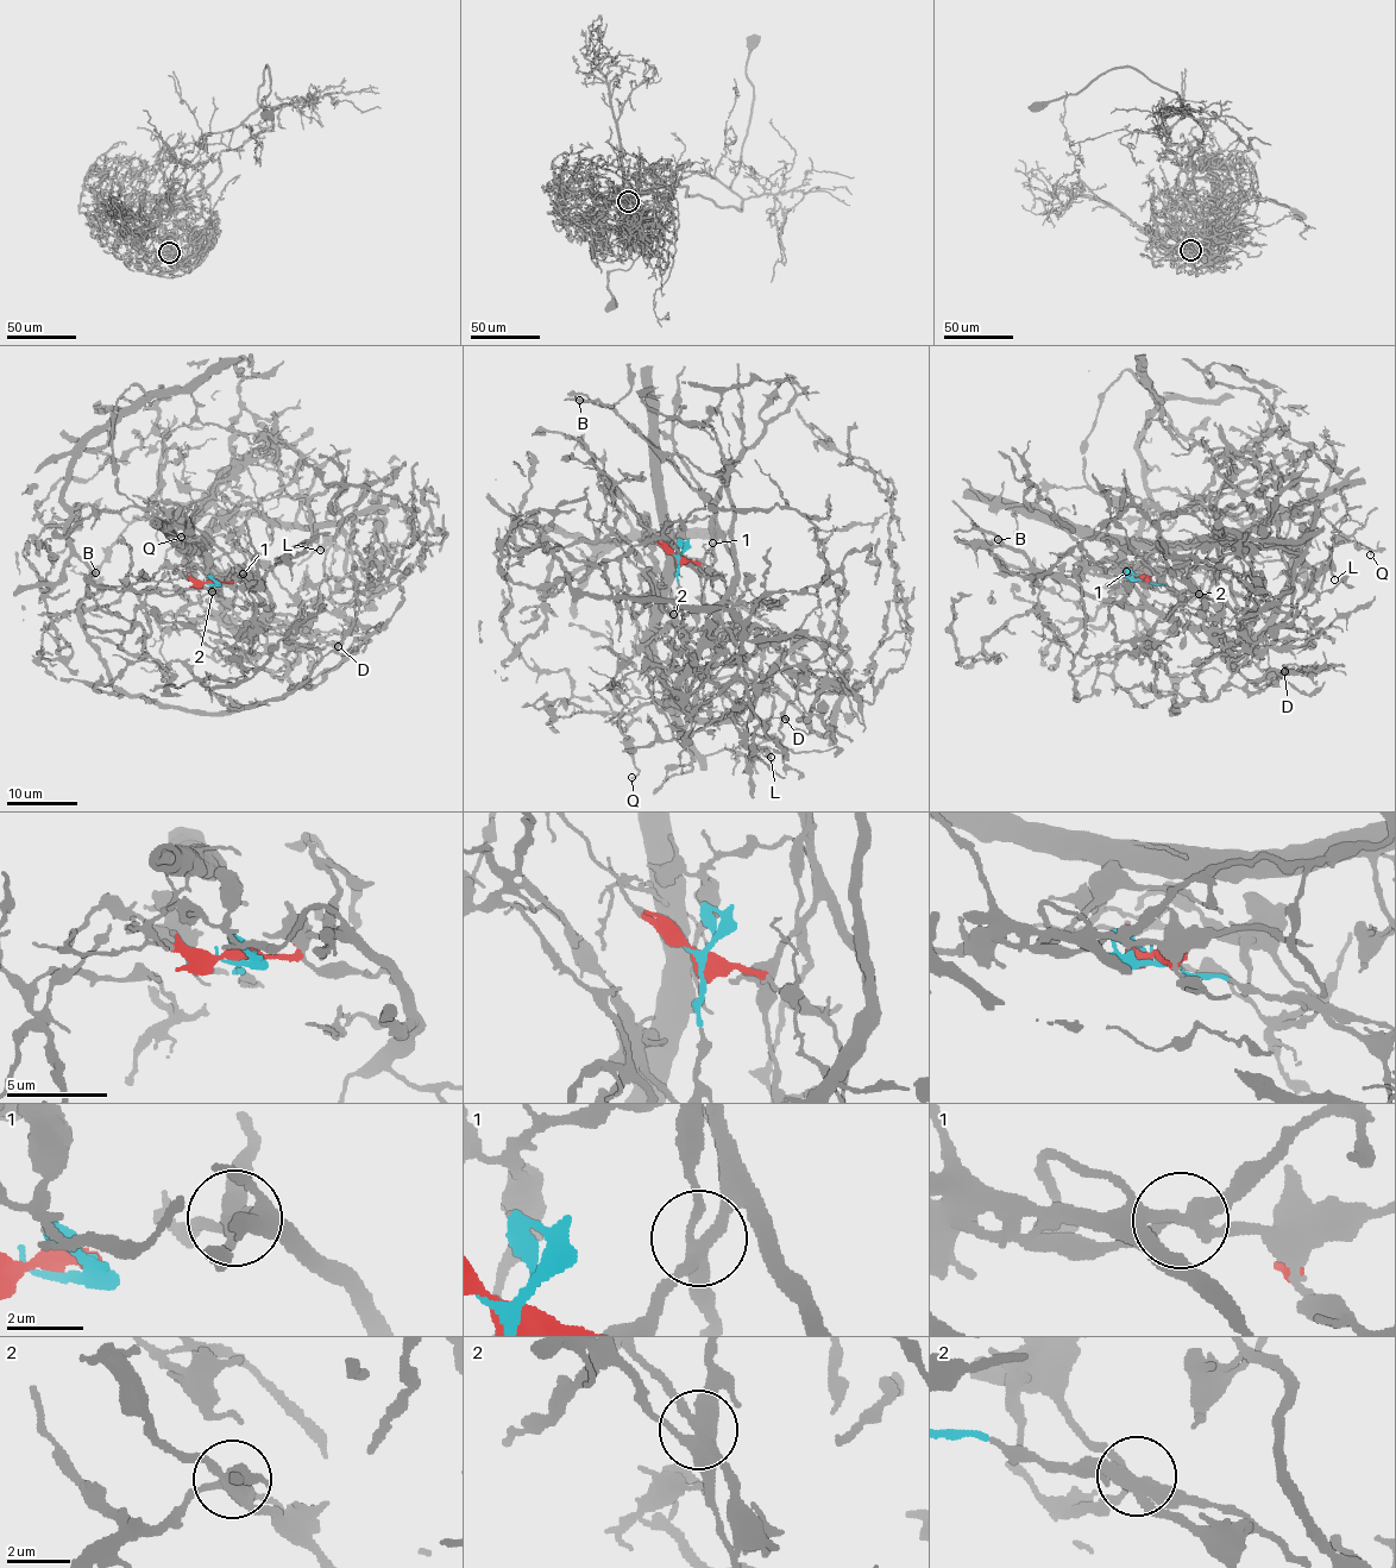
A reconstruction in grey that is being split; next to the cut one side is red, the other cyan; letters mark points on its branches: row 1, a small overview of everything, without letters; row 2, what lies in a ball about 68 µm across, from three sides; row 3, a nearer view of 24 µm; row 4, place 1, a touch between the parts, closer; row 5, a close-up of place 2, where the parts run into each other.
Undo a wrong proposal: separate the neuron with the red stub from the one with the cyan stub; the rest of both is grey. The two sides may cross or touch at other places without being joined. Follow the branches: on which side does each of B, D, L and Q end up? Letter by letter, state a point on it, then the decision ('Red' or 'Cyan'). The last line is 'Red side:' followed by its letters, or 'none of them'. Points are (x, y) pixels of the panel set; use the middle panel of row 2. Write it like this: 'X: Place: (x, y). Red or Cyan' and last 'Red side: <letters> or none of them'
B: Place: (579, 400). Red
D: Place: (785, 719). Cyan
L: Place: (771, 757). Red
Q: Place: (632, 777). Red
Red side: B, L, Q

